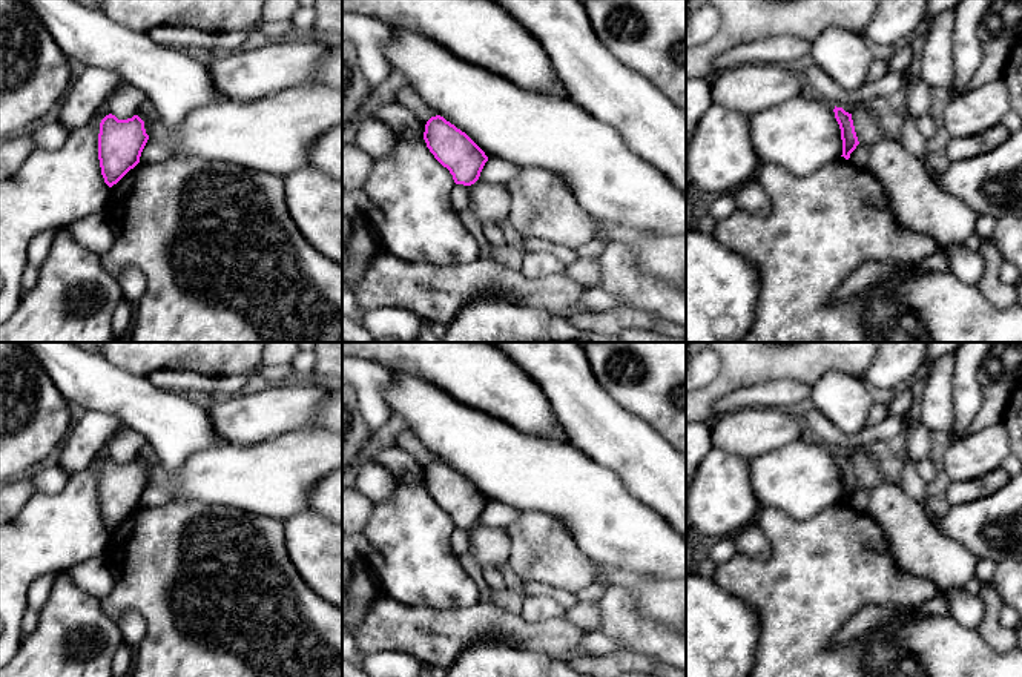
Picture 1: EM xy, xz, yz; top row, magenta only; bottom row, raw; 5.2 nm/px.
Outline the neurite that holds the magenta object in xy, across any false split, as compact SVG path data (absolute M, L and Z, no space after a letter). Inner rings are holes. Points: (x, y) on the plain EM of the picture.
M106 459L100 467L98 504L104 527L112 531L130 513L140 507L141 496L149 484L144 465L134 459L127 464L118 464L115 459Z

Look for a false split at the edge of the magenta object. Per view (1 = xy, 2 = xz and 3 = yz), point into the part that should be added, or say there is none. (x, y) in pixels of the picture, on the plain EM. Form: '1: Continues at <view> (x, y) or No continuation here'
1: No continuation here
2: No continuation here
3: No continuation here

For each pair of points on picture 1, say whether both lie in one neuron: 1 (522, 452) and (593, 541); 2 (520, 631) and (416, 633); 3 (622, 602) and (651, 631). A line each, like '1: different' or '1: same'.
1: same
2: same
3: same

